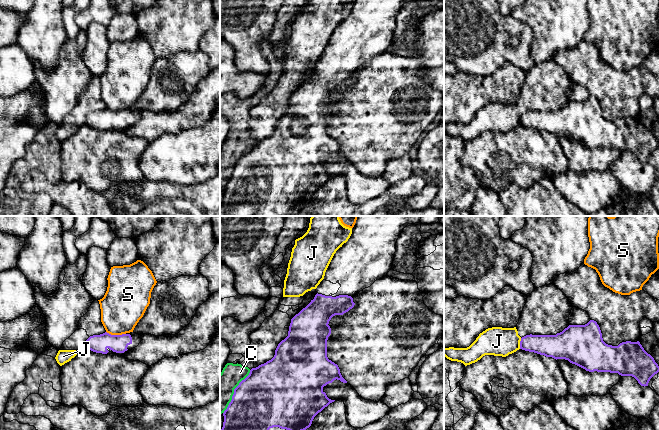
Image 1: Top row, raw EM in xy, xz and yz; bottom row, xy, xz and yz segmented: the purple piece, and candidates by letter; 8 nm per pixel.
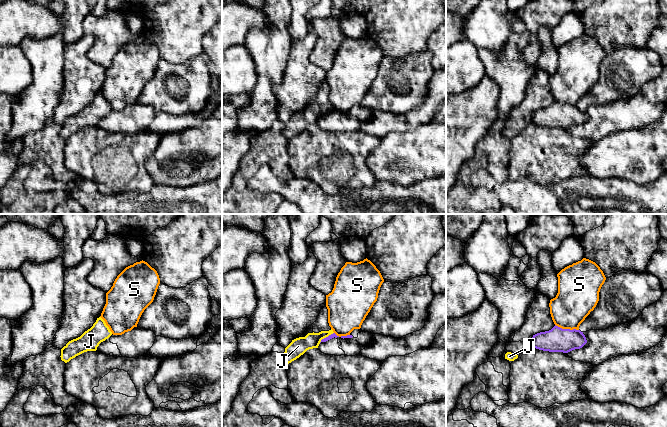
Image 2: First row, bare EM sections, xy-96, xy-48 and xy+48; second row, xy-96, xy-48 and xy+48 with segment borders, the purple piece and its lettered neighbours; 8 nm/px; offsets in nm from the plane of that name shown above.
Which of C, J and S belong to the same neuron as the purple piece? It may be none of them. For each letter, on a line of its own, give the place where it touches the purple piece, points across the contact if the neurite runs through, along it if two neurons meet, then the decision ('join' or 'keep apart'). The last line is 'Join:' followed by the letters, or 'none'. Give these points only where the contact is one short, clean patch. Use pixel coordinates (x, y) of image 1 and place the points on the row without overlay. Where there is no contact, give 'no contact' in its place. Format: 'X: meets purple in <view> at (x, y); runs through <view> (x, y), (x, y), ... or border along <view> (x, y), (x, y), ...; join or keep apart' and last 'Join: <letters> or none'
C: meets purple in xz at (234, 168); keep apart
J: meets purple in yz at (520, 119); border along yz (521, 114), (519, 124); keep apart
S: meets purple in xy at (116, 111); border along xy (106, 107), (111, 110), (125, 110); keep apart
Join: none

